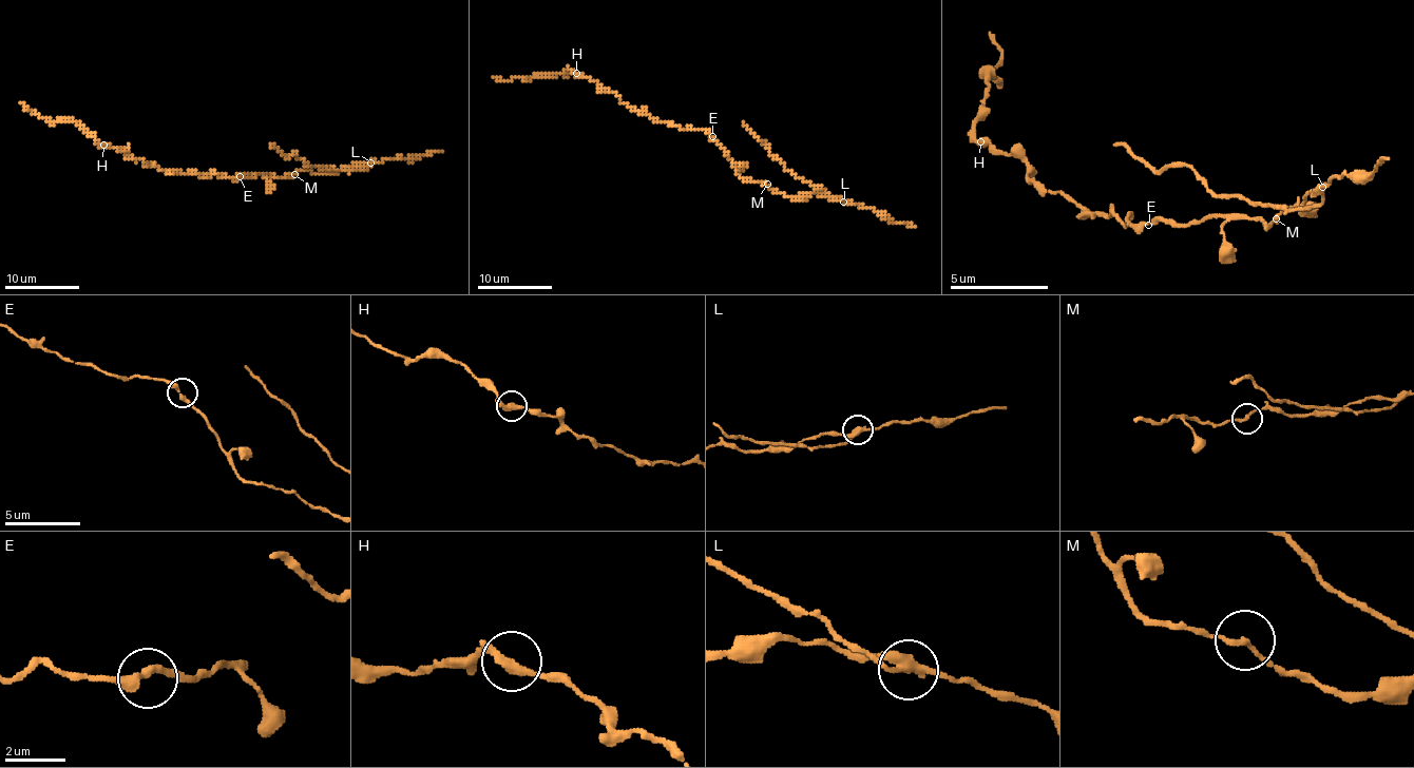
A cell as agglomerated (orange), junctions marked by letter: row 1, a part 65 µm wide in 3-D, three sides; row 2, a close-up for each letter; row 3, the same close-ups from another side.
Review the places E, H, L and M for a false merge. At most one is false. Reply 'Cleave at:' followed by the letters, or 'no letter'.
Cleave at: L

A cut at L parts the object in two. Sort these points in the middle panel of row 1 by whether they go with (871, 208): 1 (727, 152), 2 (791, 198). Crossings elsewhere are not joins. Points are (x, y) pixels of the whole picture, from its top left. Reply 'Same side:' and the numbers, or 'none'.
Same side: 1, 2

